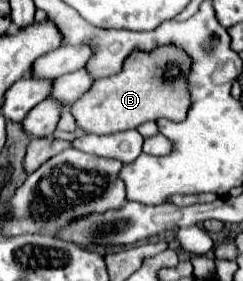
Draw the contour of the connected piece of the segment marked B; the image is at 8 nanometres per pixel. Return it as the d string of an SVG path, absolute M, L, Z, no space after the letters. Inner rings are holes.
M156 48L156 52L132 52L132 56L128 56L128 60L124 62L122 72L118 72L116 76L96 80L90 86L90 90L84 92L70 106L70 114L76 120L76 128L88 134L114 134L114 132L136 128L146 120L158 120L160 116L168 120L184 120L190 100L184 84L184 72L176 64L176 58L188 58L188 56L184 56L184 52L180 52L178 48Z

